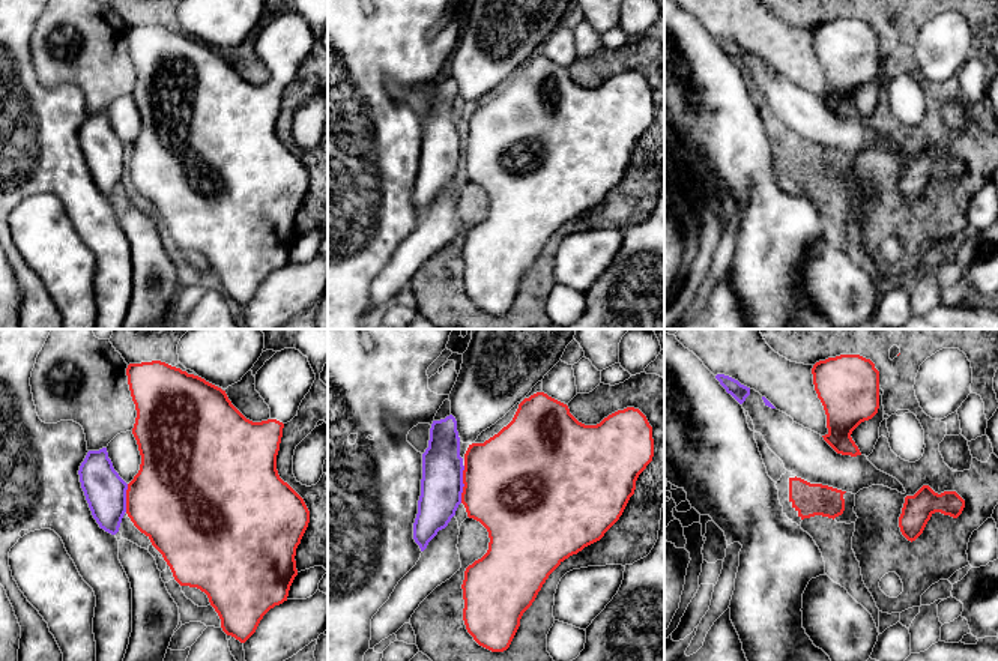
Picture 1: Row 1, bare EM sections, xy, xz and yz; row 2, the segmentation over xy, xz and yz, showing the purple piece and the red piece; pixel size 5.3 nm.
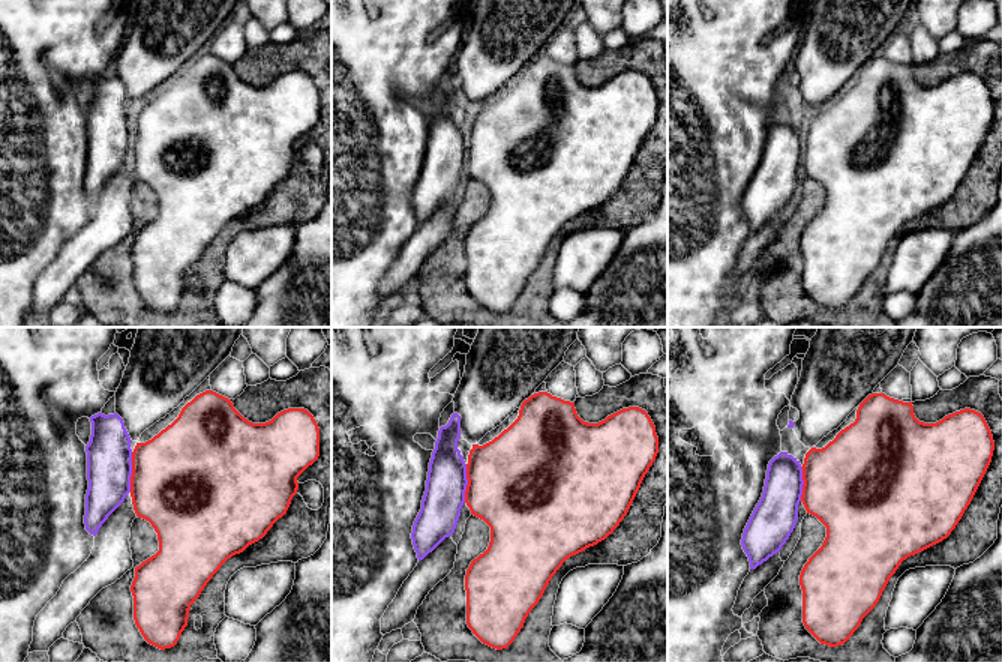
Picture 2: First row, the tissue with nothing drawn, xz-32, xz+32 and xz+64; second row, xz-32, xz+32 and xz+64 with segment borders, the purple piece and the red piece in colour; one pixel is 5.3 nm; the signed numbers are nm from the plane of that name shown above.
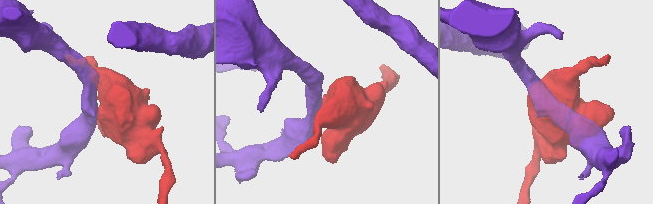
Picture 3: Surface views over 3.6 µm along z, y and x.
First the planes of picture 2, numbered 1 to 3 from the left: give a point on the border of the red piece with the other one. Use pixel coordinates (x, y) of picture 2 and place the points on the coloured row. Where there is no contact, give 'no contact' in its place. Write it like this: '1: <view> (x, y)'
1: xz-32 (131, 472)
2: xz+32 (467, 484)
3: xz+64 (803, 484)

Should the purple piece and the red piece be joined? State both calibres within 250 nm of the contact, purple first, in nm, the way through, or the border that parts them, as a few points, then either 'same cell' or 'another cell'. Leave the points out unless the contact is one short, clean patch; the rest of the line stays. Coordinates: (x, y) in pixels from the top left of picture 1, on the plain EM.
220 nm thick on the purple side, 500 nm on the other; another cell

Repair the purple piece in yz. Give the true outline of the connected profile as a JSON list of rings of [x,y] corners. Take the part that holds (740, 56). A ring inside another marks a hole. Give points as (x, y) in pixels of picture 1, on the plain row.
[[[717,38],[715,42],[726,53],[726,56],[730,57],[739,68],[742,68],[750,59],[750,51],[741,48],[738,44],[729,39]]]

